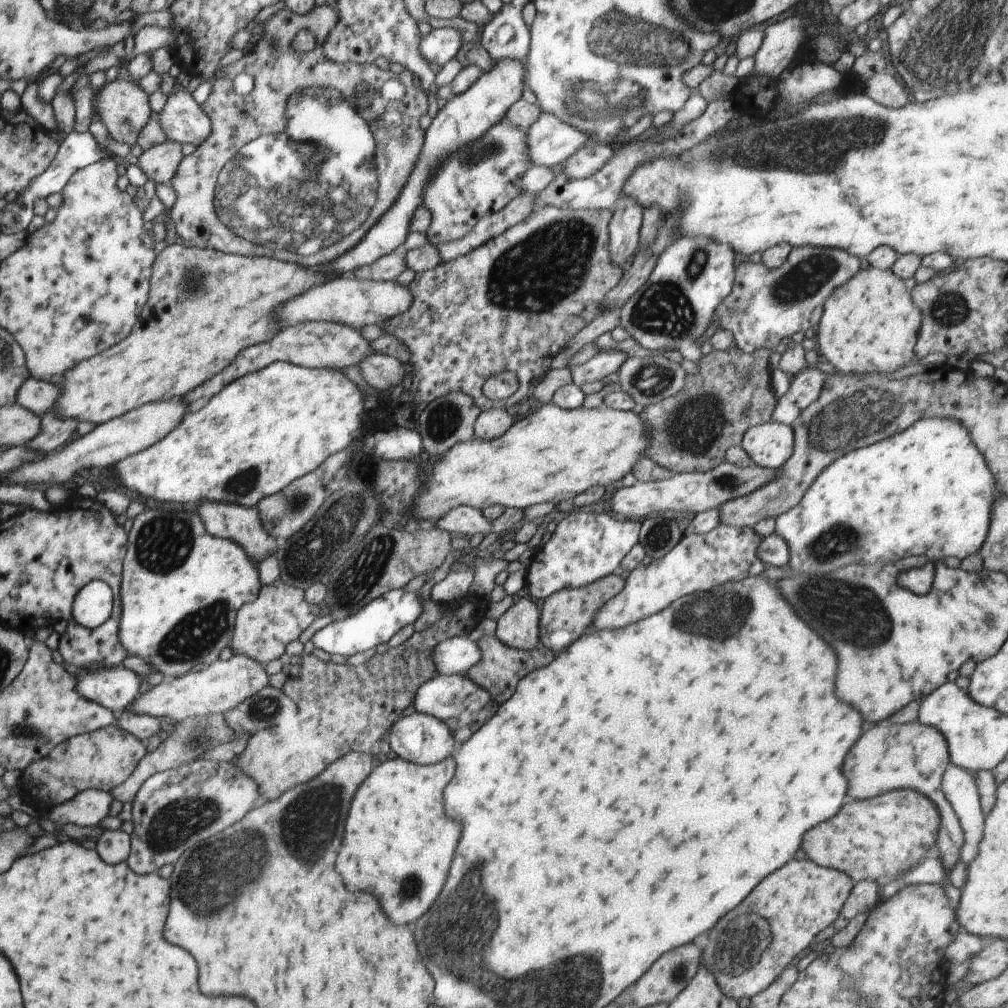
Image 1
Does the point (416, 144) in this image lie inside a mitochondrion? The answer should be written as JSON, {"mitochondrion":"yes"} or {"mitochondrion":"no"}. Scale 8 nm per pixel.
{"mitochondrion":"no"}

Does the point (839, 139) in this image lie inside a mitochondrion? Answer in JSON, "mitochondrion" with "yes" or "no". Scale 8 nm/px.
{"mitochondrion":"yes"}

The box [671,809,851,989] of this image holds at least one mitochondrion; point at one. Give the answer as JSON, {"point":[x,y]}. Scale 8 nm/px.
{"point":[744,950]}

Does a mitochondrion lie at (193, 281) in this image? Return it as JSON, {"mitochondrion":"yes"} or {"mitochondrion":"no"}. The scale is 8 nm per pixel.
{"mitochondrion":"yes"}

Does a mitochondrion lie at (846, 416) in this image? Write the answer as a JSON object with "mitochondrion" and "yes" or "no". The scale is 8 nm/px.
{"mitochondrion":"yes"}

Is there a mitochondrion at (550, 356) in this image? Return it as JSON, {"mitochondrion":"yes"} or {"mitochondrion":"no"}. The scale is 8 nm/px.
{"mitochondrion":"no"}

